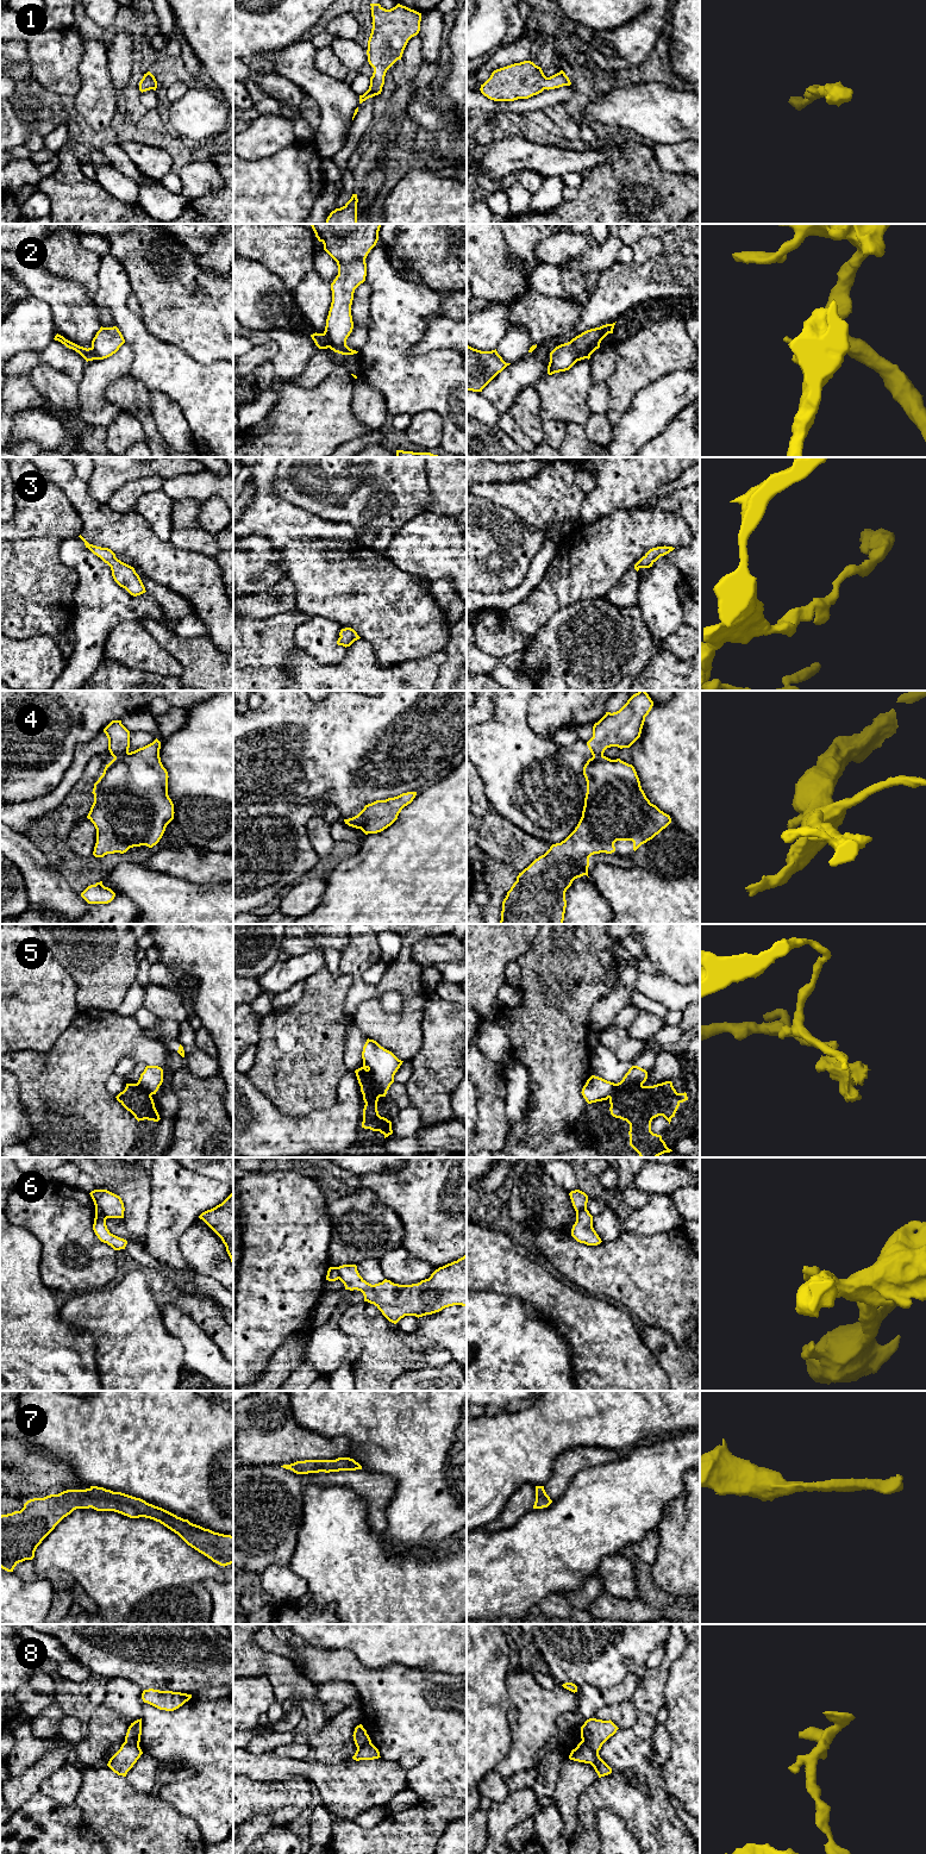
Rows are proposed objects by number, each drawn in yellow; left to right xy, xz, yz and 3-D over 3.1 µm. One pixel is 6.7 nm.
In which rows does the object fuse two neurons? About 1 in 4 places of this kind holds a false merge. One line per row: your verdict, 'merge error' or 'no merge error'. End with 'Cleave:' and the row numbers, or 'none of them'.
1: no merge error
2: merge error
3: no merge error
4: merge error
5: merge error
6: merge error
7: no merge error
8: merge error
Cleave: 2, 4, 5, 6, 8

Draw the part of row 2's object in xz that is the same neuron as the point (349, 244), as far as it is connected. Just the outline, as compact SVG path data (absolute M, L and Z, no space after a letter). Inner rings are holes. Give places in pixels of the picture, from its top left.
M311 224L324 250L337 262L338 275L331 283L332 302L324 333L330 349L342 355L358 351L346 345L352 332L351 305L355 289L365 281L365 258L378 241L381 224Z

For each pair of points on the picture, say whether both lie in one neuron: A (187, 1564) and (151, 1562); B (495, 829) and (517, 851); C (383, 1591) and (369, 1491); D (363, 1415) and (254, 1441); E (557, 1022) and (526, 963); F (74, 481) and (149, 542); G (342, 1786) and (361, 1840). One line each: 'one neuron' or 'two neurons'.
A: one neuron
B: one neuron
C: two neurons
D: two neurons
E: one neuron
F: one neuron
G: two neurons

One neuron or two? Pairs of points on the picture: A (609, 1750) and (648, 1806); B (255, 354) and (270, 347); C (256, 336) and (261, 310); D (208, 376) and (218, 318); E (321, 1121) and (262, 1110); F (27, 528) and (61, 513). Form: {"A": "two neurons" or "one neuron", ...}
{"A": "one neuron", "B": "one neuron", "C": "two neurons", "D": "two neurons", "E": "one neuron", "F": "one neuron"}

